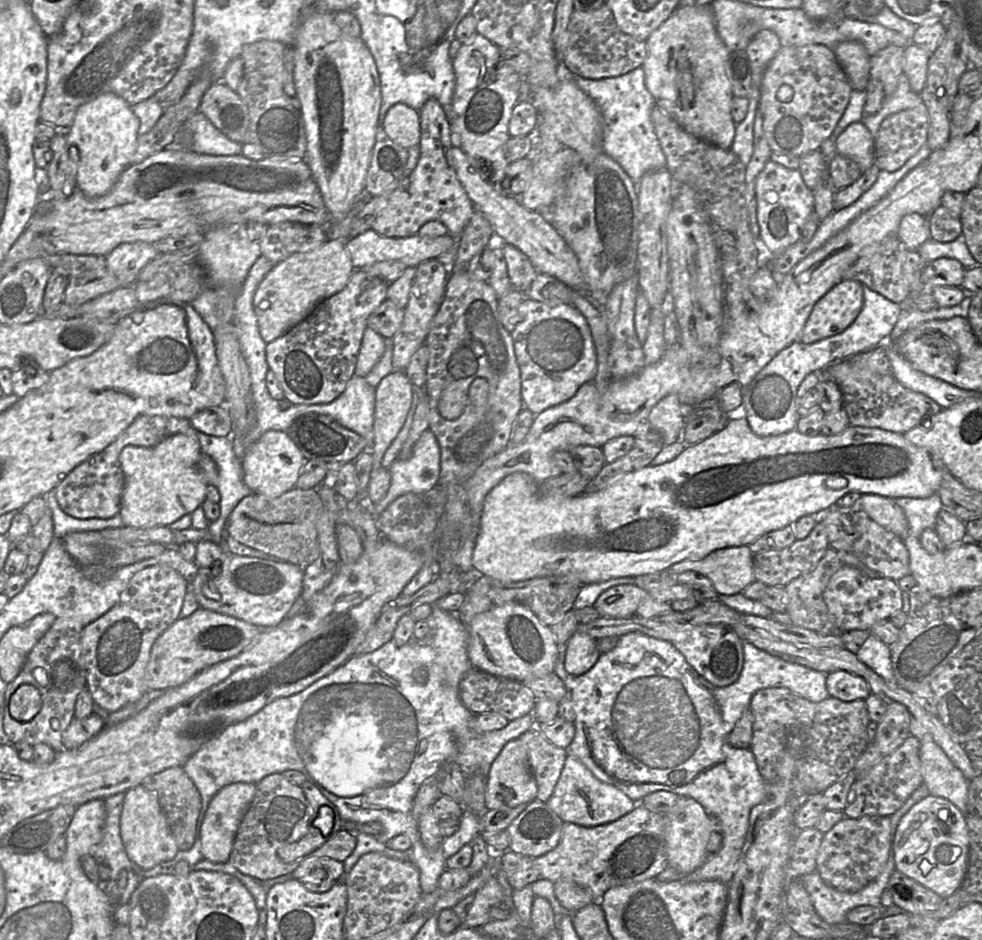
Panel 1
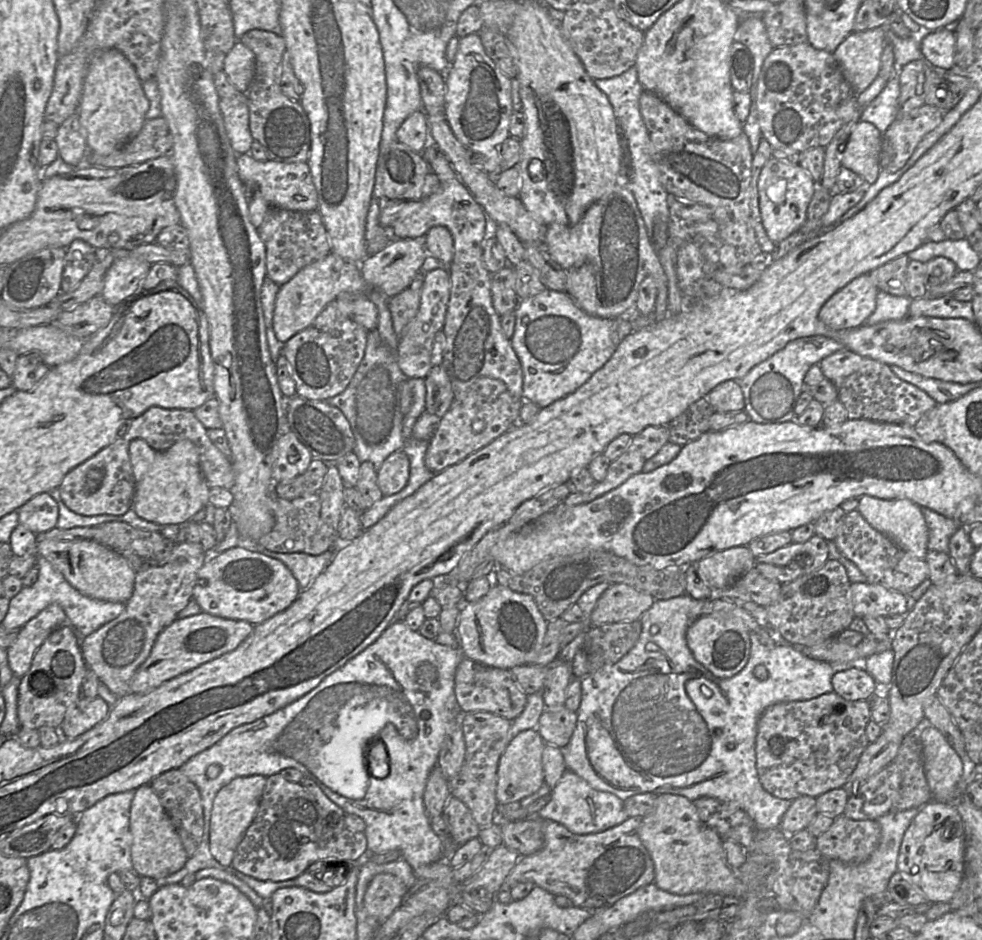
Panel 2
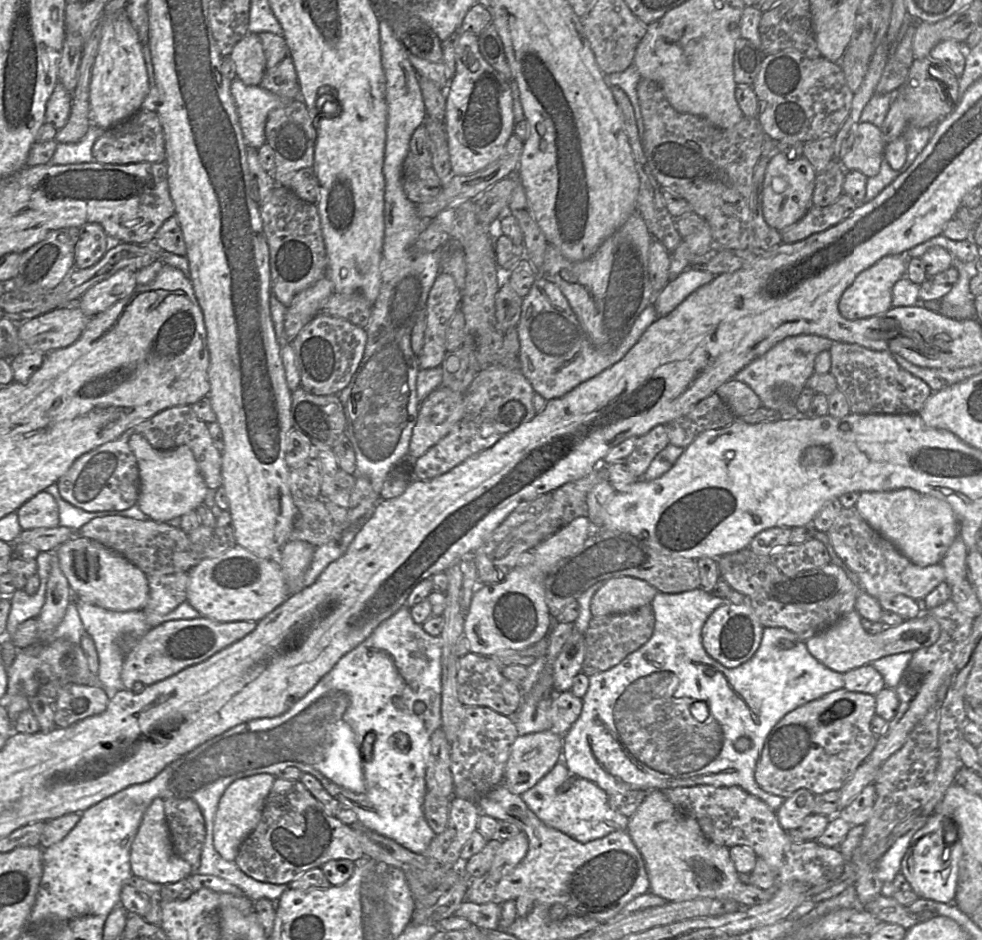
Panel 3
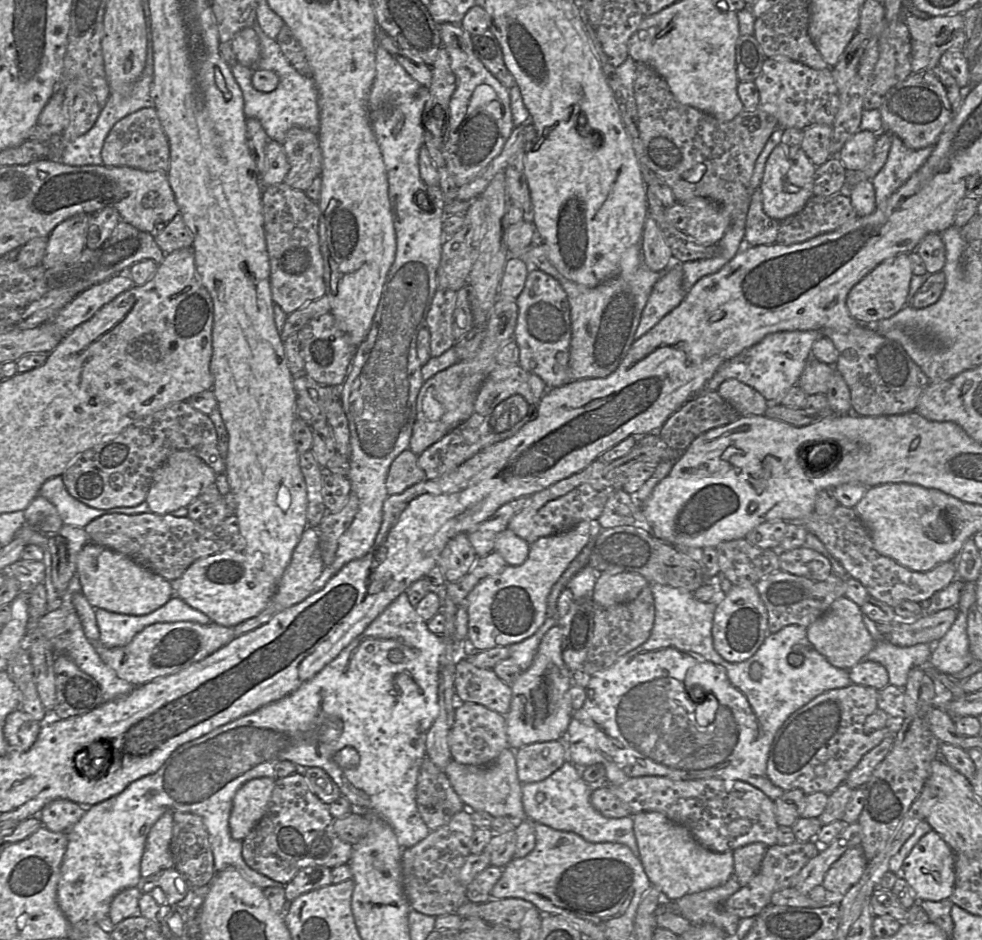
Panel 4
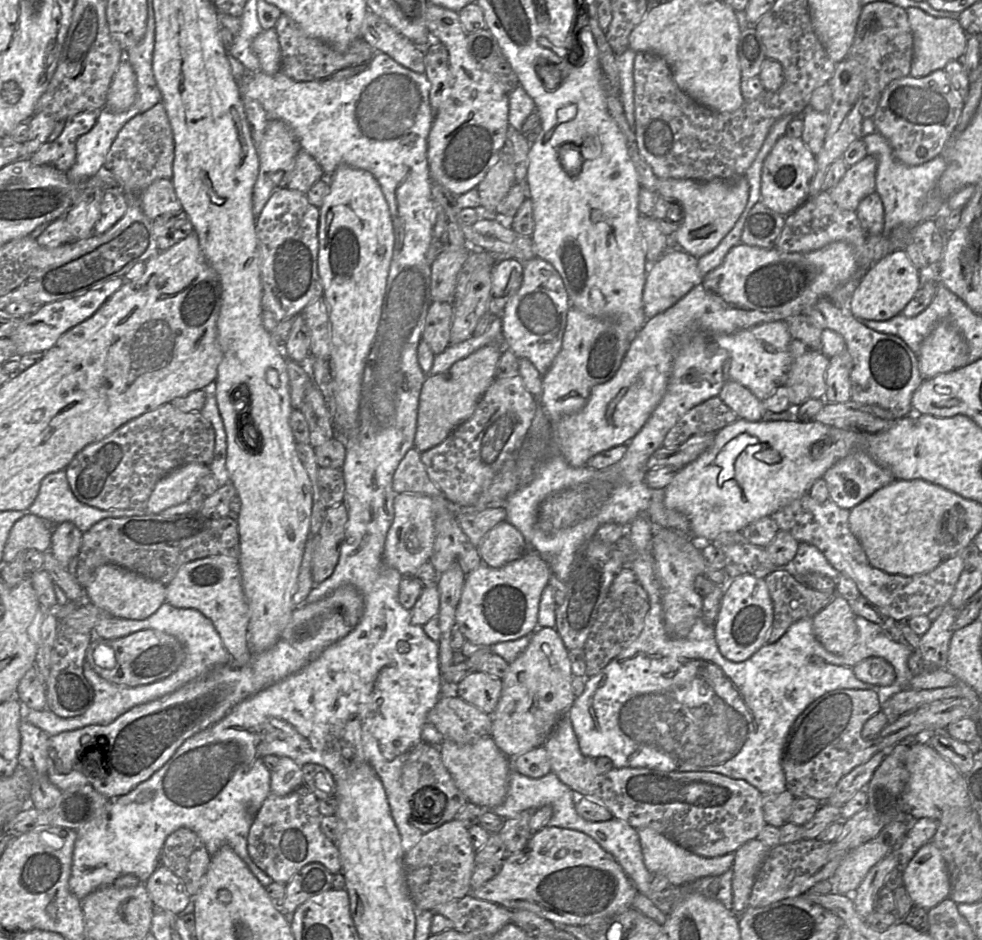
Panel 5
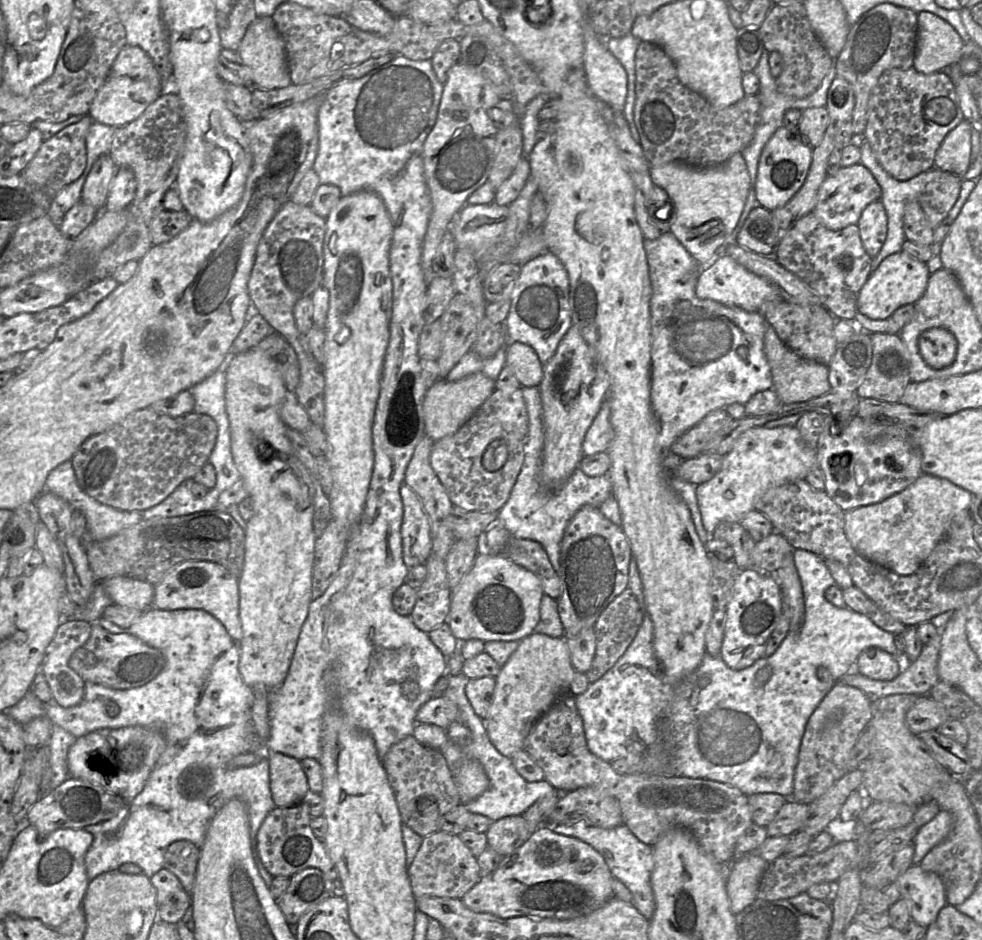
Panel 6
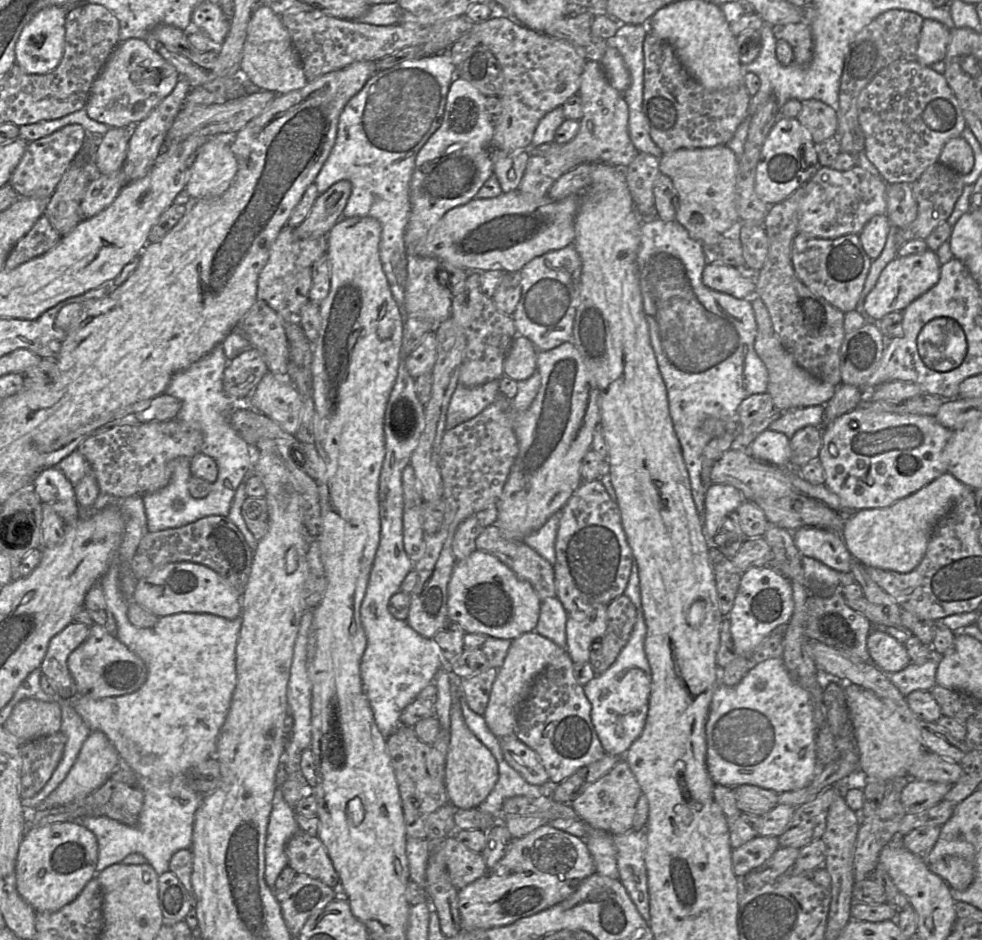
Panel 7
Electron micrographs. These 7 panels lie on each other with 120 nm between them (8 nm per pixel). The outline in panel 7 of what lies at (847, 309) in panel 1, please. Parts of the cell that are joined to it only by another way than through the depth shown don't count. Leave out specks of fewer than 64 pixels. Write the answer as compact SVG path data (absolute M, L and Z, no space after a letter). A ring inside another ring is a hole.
M927 249L923 253L897 256L881 272L875 287L867 295L864 311L873 322L879 322L891 312L904 311L910 303L937 284L941 263L936 251Z

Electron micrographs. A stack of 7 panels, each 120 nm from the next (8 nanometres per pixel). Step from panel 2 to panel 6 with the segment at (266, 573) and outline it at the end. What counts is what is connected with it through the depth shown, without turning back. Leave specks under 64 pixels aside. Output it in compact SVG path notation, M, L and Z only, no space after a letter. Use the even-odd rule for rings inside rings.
M188 560L176 564L159 583L154 585L152 606L160 610L204 610L223 624L228 634L238 645L242 639L238 578L218 563L207 560Z

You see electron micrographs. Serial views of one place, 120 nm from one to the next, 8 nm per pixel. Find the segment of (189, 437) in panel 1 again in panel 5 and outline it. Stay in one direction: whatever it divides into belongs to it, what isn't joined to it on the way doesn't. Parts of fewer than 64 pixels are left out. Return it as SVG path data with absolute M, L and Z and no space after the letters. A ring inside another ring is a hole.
M188 463L173 470L154 486L147 503L148 511L159 514L188 501L191 493L197 489L199 479L209 473L209 467L201 463Z

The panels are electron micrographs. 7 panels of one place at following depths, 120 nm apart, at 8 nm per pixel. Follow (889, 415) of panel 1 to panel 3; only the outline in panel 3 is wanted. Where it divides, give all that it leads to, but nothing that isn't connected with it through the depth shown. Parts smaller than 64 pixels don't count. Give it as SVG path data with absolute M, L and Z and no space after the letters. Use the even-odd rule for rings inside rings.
M834 342L829 349L830 374L846 396L850 413L860 415L918 414L932 390L926 382L900 367L888 352L869 350L857 344Z

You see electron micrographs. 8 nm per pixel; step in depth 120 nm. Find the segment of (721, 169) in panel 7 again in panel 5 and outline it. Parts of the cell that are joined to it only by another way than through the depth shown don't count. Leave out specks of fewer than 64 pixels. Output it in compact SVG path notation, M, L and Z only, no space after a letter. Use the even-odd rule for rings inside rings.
M745 175L734 181L658 179L656 192L682 207L683 221L671 238L674 244L677 248L700 258L715 249L738 221L749 198L749 183Z

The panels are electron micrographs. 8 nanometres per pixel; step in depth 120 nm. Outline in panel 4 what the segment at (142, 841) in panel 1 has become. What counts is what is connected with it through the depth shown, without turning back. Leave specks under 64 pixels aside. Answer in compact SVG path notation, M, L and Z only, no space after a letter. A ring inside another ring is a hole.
M164 813L152 826L147 836L140 862L140 875L143 878L174 868L174 860L170 852L173 825L172 813Z

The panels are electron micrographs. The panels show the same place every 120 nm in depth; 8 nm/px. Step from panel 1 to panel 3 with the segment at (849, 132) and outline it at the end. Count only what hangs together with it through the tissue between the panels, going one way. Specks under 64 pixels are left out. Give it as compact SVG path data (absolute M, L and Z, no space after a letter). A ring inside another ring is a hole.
M859 122L853 132L853 139L854 141L851 148L845 154L840 154L839 152L839 162L842 167L846 171L860 171L867 176L867 178L876 176L880 171L884 158L885 142L881 129L870 122Z

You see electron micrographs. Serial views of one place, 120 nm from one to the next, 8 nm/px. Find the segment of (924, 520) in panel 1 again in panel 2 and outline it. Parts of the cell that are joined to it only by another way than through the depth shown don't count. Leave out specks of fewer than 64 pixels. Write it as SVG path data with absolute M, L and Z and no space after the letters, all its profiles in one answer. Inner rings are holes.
M921 507L921 511L928 527L928 550L949 553L949 540L959 522L927 507Z

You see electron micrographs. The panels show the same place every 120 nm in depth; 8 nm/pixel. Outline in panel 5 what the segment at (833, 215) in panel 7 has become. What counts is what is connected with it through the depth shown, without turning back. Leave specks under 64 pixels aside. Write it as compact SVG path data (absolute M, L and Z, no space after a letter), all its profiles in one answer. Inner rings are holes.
M866 155L861 161L847 168L836 186L828 191L832 200L842 209L856 211L863 198L876 191L875 180L878 160Z

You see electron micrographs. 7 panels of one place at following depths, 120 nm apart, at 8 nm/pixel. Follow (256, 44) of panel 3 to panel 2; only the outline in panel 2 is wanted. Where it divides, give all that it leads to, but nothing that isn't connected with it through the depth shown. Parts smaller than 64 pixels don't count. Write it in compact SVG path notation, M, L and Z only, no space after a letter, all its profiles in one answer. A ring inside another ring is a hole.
M237 40L224 59L222 71L238 91L246 93L255 75L254 53Z

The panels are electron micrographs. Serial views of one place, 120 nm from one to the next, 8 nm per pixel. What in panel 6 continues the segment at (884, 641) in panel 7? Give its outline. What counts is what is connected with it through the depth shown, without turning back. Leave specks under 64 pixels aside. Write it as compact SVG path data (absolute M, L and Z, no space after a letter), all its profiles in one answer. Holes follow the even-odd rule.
M875 647L865 649L859 655L856 670L867 678L882 681L893 680L900 674L896 657Z

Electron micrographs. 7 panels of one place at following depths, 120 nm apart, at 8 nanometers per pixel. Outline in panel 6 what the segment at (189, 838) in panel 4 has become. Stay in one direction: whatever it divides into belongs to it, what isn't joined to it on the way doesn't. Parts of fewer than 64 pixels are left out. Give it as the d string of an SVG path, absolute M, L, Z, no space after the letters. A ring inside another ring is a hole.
M188 840L171 843L164 855L163 868L174 874L182 883L192 904L193 888L200 857L200 847Z

